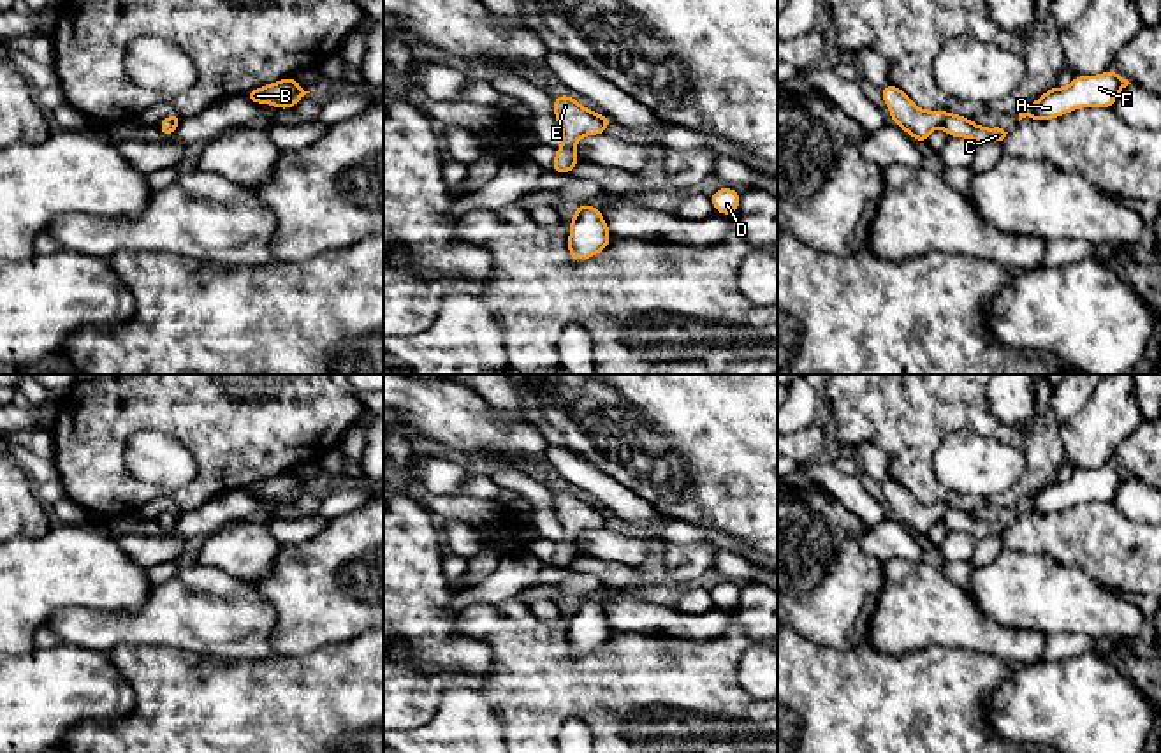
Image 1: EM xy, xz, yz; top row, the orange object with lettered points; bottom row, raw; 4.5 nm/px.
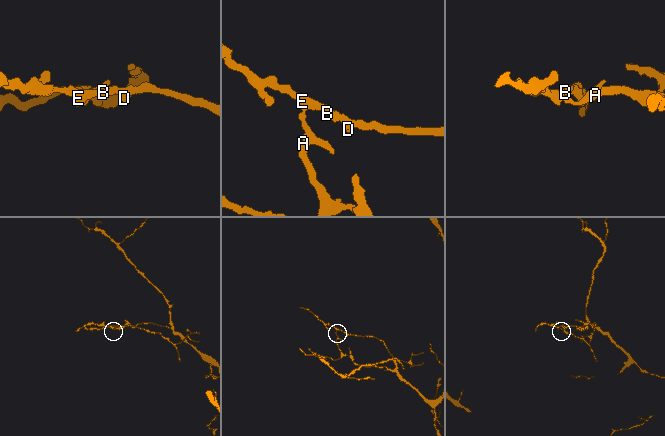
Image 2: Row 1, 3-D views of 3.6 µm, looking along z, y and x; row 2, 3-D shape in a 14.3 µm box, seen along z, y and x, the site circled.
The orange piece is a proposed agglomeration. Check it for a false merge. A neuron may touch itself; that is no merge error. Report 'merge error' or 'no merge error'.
merge error

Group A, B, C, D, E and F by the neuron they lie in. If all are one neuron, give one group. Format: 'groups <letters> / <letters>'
groups A C F / B D E

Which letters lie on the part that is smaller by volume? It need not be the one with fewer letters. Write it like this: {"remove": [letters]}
{"remove": ["B", "D", "E"]}

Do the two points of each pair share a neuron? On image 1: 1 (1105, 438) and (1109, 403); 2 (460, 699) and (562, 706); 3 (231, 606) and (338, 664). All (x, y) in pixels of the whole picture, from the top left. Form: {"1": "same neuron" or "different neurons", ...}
{"1": "same neuron", "2": "different neurons", "3": "different neurons"}

